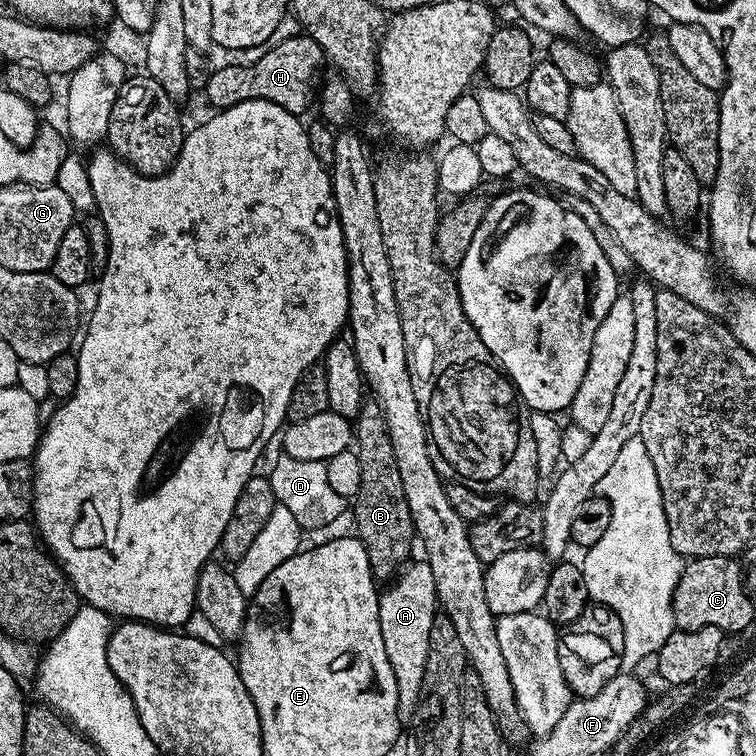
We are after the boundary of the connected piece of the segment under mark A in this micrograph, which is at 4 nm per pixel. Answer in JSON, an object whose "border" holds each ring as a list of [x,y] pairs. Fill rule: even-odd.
{"border":[[[427,562],[409,563],[395,577],[388,589],[380,592],[378,606],[378,622],[382,626],[382,643],[386,645],[386,658],[390,662],[390,670],[394,670],[394,682],[398,686],[398,714],[401,721],[411,721],[414,706],[418,706],[418,694],[422,690],[422,678],[426,674],[426,654],[430,654],[430,626],[438,615],[438,601],[434,586],[434,573]]]}

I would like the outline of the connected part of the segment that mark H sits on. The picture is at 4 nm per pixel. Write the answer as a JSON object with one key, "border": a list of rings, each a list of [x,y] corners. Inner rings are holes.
{"border":[[[298,32],[272,48],[261,60],[250,64],[236,62],[222,66],[214,72],[212,70],[207,75],[204,91],[209,102],[218,110],[242,101],[264,100],[272,101],[300,116],[308,106],[316,68],[323,66],[324,61],[324,51],[318,42],[307,36],[307,33]]]}

